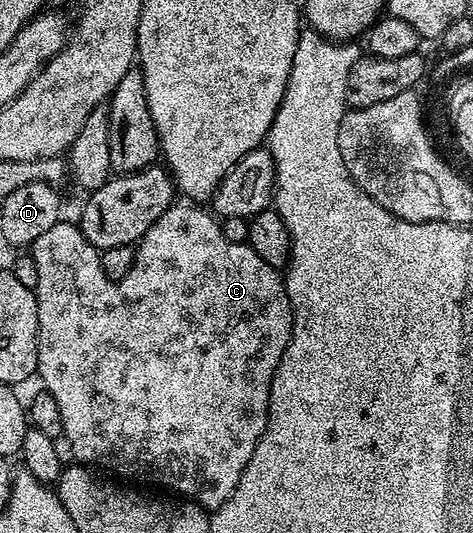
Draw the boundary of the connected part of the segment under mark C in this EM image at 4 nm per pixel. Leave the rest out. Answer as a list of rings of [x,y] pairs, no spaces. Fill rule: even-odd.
[[[173,202],[162,218],[146,230],[134,249],[133,266],[129,273],[121,280],[111,280],[100,261],[101,249],[86,242],[77,226],[62,223],[50,226],[46,234],[41,234],[30,245],[34,266],[38,266],[38,286],[34,289],[38,302],[38,380],[44,383],[41,384],[43,391],[49,392],[54,402],[58,402],[64,427],[63,439],[68,440],[76,455],[73,457],[79,463],[103,470],[124,482],[149,480],[152,484],[173,488],[177,497],[187,498],[205,510],[215,510],[226,502],[226,498],[230,498],[230,494],[234,494],[238,478],[242,478],[250,462],[250,454],[254,454],[254,446],[258,446],[266,430],[270,386],[276,379],[286,346],[292,340],[292,297],[284,285],[284,276],[277,269],[262,262],[248,243],[227,240],[220,229],[220,220],[207,207],[196,202]]]

